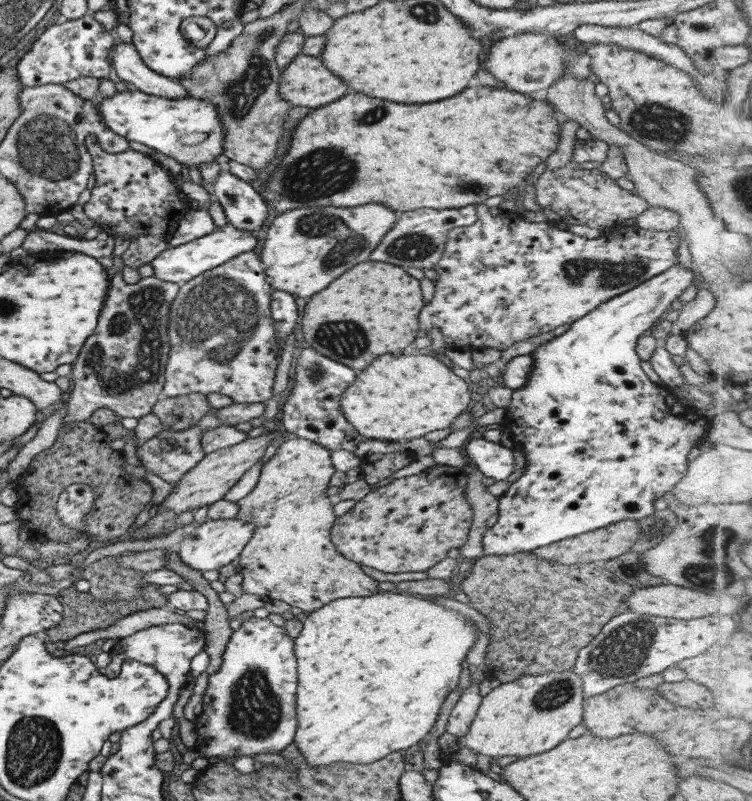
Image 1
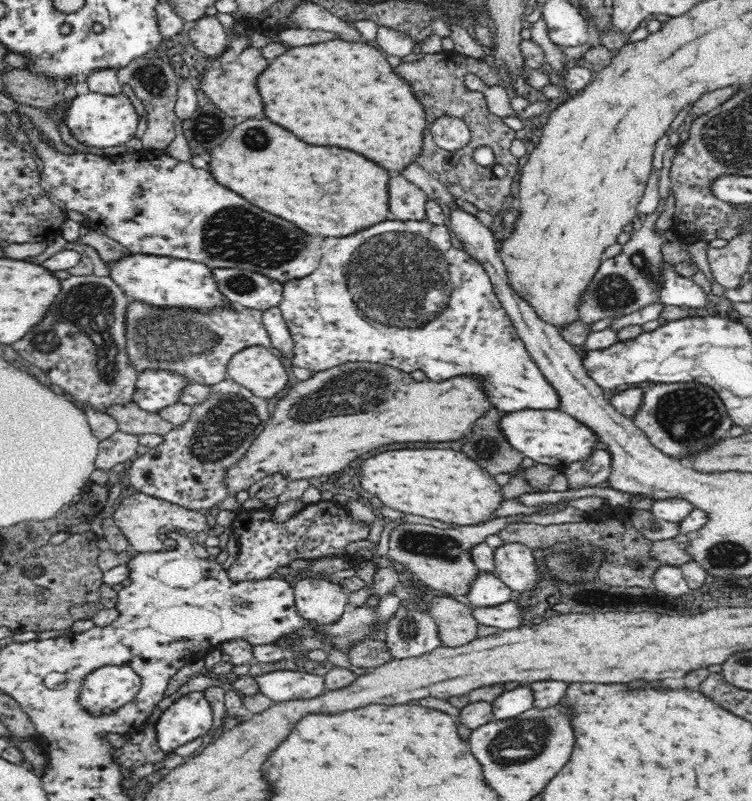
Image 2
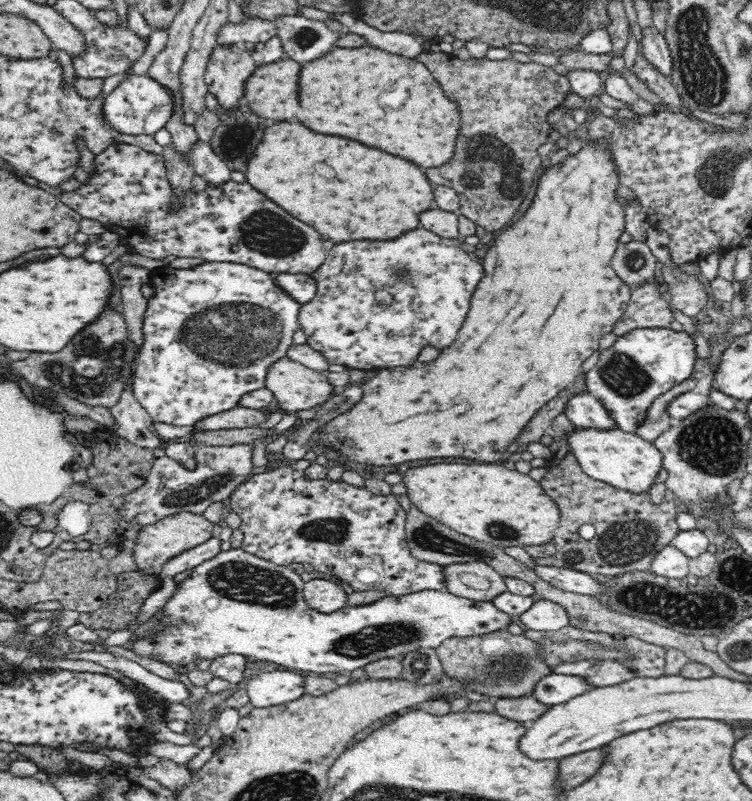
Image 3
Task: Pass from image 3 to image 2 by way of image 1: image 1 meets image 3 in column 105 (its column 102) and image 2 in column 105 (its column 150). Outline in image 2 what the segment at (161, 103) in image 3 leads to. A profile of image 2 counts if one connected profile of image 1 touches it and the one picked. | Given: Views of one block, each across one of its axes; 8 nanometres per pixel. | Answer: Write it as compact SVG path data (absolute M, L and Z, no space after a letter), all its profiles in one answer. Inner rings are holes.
M95 92L76 95L64 118L70 132L80 144L90 148L120 146L134 138L138 128L138 115L125 94L106 95Z

